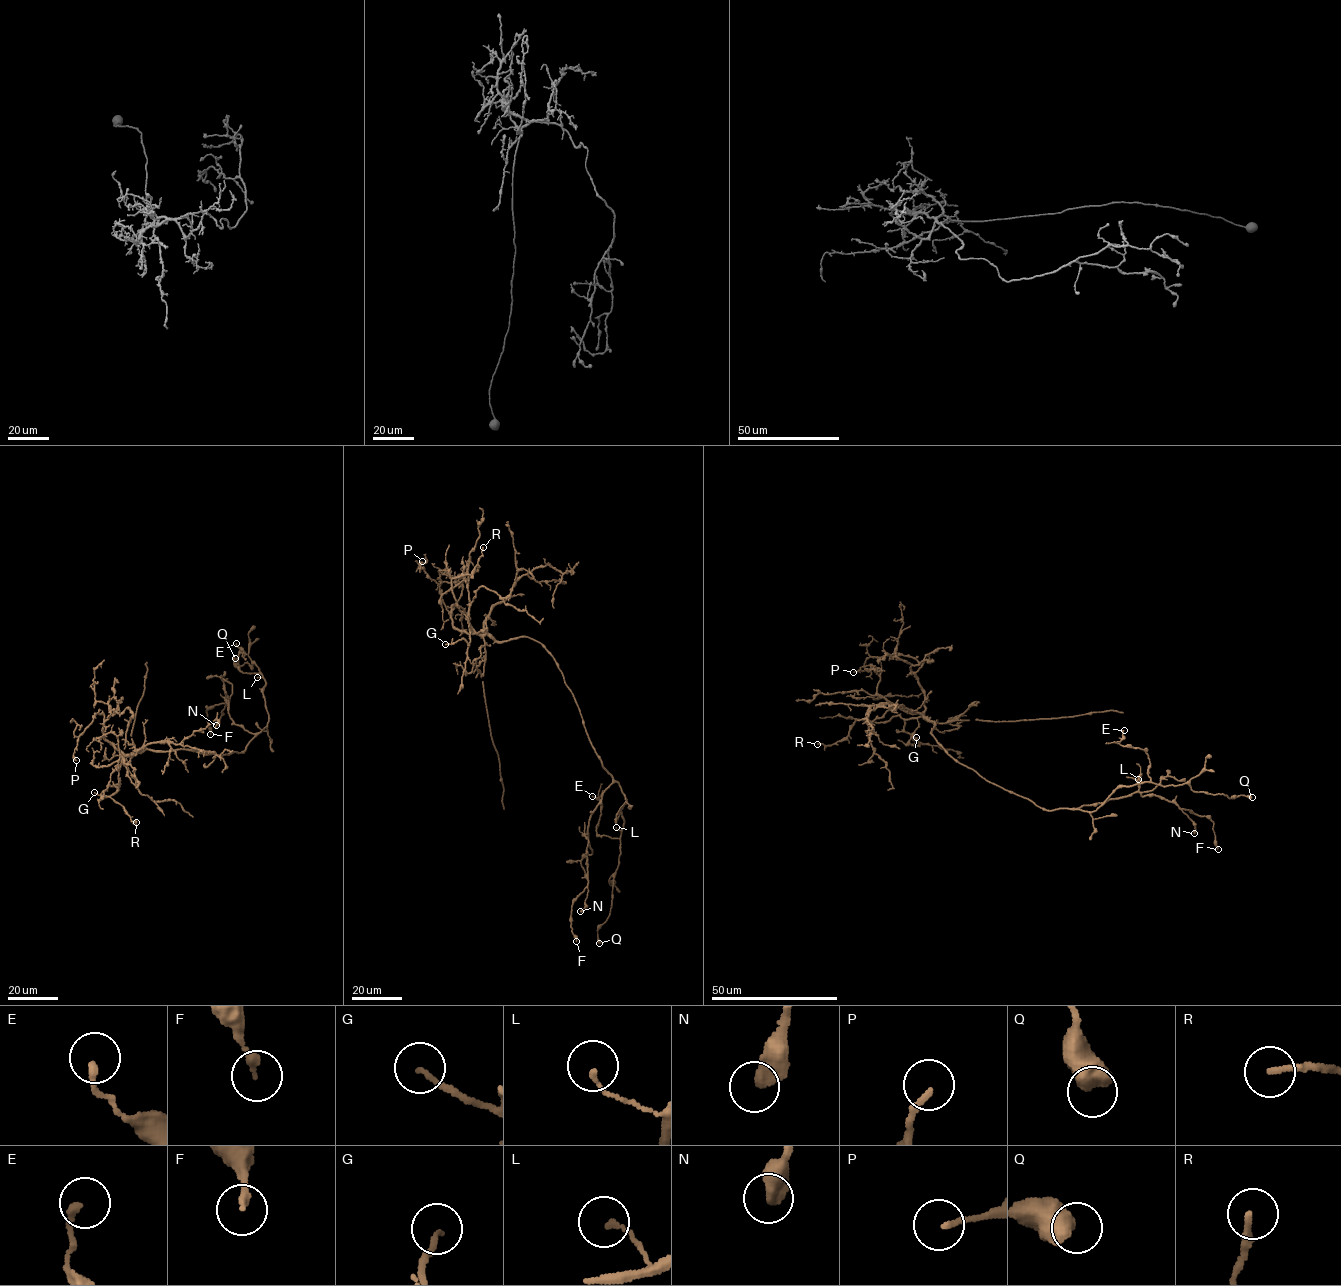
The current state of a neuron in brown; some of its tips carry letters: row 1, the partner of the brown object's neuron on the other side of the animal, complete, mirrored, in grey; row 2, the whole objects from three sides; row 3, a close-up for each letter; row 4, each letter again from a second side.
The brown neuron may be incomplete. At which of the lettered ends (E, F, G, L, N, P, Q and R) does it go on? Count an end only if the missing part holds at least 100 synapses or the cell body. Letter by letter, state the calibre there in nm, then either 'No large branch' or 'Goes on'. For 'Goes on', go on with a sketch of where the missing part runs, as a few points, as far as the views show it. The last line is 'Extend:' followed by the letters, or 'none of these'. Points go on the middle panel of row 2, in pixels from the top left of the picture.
E: Thickness 190 nm. No large branch
F: Thickness 220 nm. No large branch
G: Thickness 140 nm. No large branch
L: Thickness 140 nm. No large branch
N: Thickness 480 nm. No large branch
P: Thickness 160 nm. No large branch
Q: Thickness 800 nm. No large branch
R: Thickness 190 nm. No large branch
Extend: none of these

